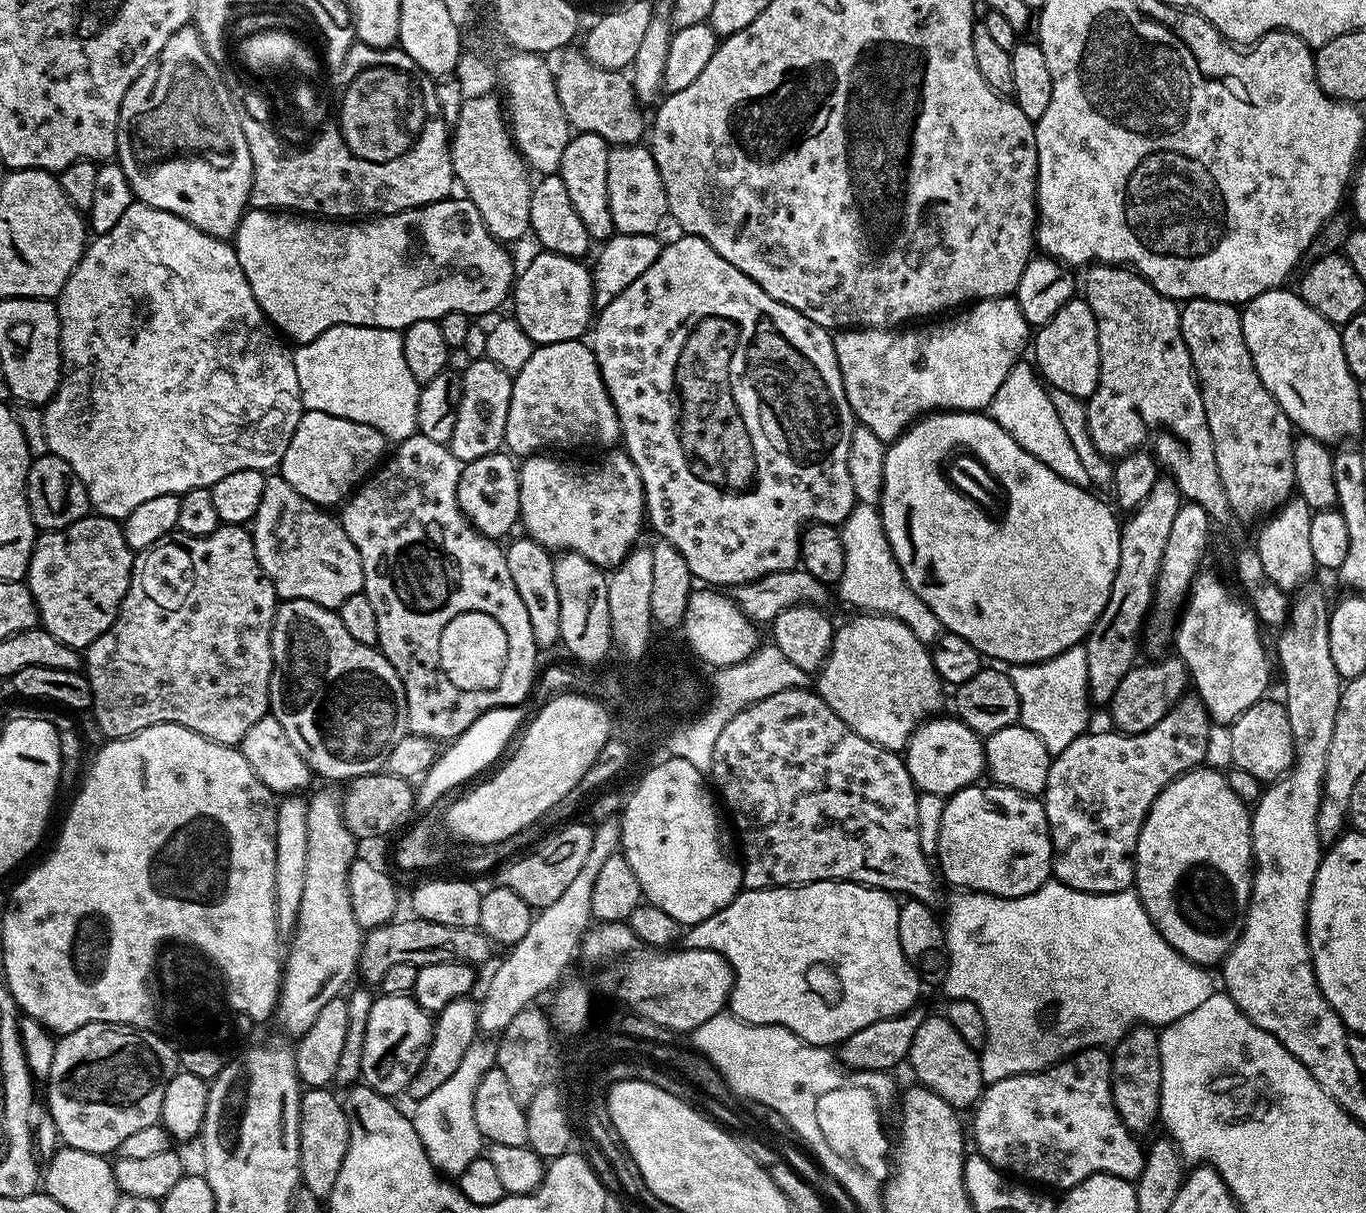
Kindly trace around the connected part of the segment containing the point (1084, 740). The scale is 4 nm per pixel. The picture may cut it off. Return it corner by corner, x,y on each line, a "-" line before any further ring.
1185,694
1168,711
1166,718
1162,718
1162,722
1157,722
1155,726
1150,726
1150,730
1146,730
1142,734
1125,736
1124,733
1115,730
1107,730
1108,732
1092,732
1093,730
1088,730
1085,731
1083,736
1074,738
1074,742
1070,742
1070,746
1066,746
1066,750
1062,750
1058,755
1053,756
1050,774
1046,778
1046,786
1042,793
1044,813
1048,819
1048,827
1052,834
1052,876
1059,880
1061,884
1070,886
1079,892
1129,891
1134,884
1134,853
1138,842
1138,834
1142,830
1144,819
1148,816
1150,806
1154,806
1158,794
1162,794
1162,790
1166,786
1170,786
1170,782
1174,782
1174,778
1186,774
1191,768
1199,768
1205,763
1204,755
1208,752
1208,728
1210,729
1208,711
1204,709
1204,704
1199,696

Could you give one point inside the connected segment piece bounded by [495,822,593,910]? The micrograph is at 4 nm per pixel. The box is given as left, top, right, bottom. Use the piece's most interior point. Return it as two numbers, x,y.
539,876

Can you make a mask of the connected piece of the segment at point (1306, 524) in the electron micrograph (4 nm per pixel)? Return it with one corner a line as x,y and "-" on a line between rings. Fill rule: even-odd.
1293,495
1263,521
1265,524
1254,541
1258,558
1262,558
1262,570
1266,570
1270,582
1276,583
1287,594
1303,588
1313,579
1312,572
1317,571
1314,554
1310,550
1310,518
1313,511
1301,496

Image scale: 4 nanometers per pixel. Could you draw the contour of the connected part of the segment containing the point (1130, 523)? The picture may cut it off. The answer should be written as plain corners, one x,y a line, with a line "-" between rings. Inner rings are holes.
1158,478
1142,506
1138,506
1120,526
1118,570
1114,574
1114,586
1102,614
1094,622
1083,641
1088,671
1088,695
1093,705
1107,706
1118,690
1118,682
1137,663
1136,640
1141,639
1142,629
1151,613
1156,593
1156,578
1162,564
1162,550
1166,550
1166,538
1178,514
1182,497
1178,486
1170,478

